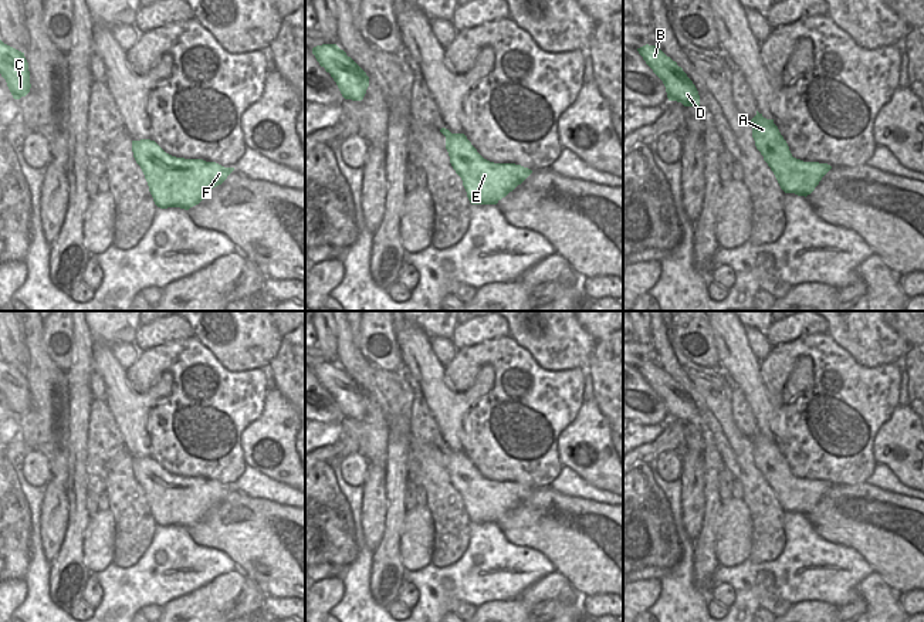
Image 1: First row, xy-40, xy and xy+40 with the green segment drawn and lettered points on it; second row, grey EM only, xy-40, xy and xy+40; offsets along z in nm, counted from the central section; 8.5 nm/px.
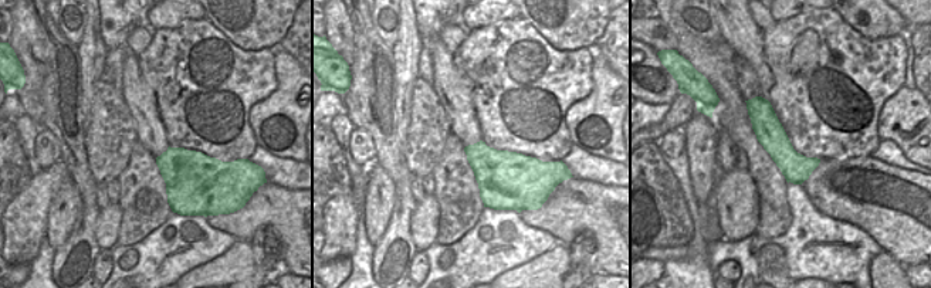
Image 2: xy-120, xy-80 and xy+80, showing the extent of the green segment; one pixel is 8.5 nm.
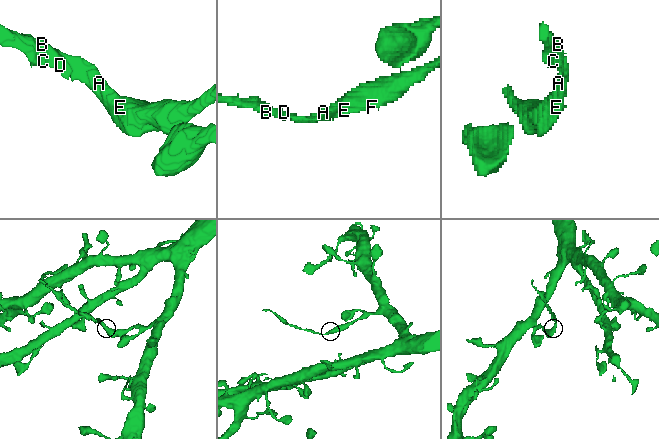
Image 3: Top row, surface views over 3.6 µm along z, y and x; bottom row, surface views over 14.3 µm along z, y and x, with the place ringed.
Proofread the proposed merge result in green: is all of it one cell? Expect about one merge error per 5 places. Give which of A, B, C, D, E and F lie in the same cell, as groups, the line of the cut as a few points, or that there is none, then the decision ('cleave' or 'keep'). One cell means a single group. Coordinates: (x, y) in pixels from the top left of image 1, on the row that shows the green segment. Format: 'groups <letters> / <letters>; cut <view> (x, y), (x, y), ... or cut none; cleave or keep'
groups A B C D / E F; cut xy+40 (787, 145), (762, 155); cleave

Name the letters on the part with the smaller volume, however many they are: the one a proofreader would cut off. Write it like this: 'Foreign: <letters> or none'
Foreign: A, B, C, D.

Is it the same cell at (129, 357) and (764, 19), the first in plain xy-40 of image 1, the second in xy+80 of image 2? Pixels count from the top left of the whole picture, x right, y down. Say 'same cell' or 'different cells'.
same cell

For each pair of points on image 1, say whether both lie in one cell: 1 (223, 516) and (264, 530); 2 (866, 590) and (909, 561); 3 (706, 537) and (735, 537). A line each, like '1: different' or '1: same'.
1: same
2: different
3: different

